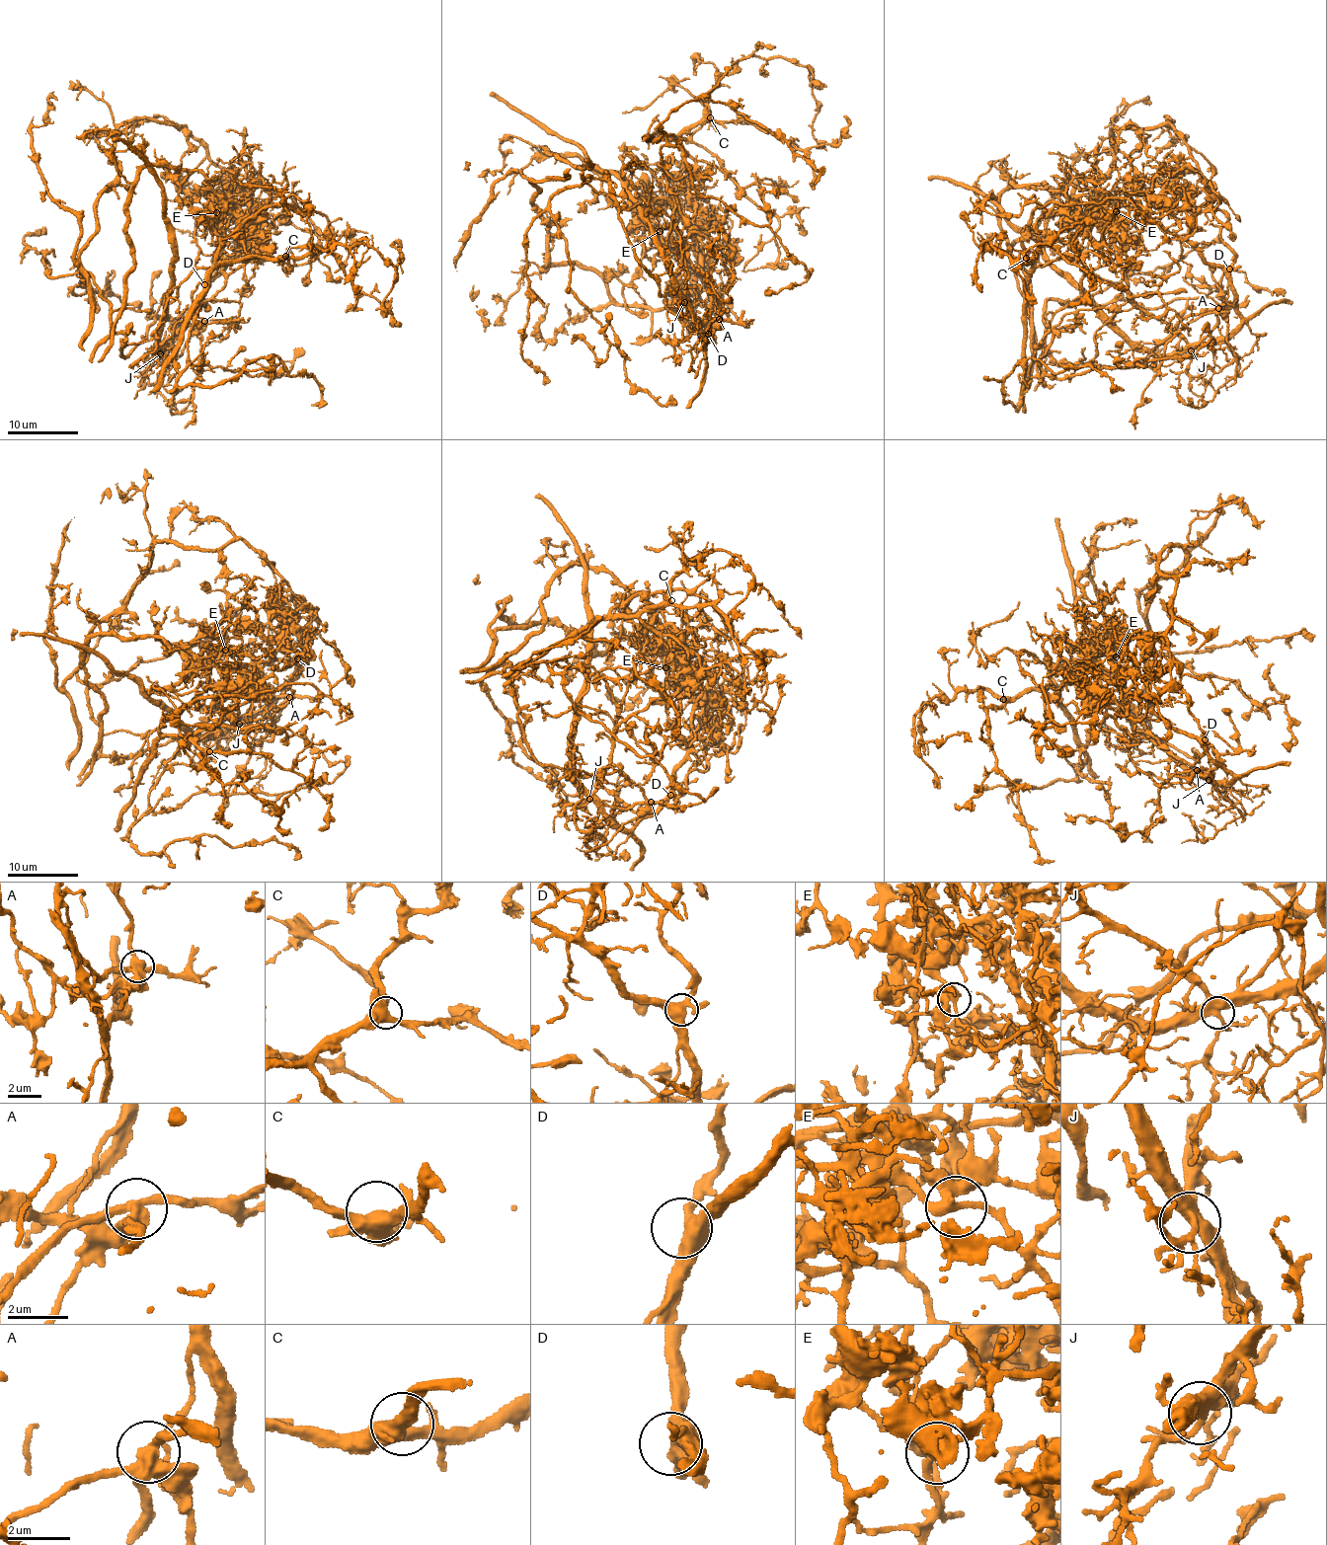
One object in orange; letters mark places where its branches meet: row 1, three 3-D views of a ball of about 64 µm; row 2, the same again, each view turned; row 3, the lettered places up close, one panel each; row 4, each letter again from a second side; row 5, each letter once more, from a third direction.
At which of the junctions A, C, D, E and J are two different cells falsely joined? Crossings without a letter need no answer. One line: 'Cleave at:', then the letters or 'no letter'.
Cleave at: A, E

